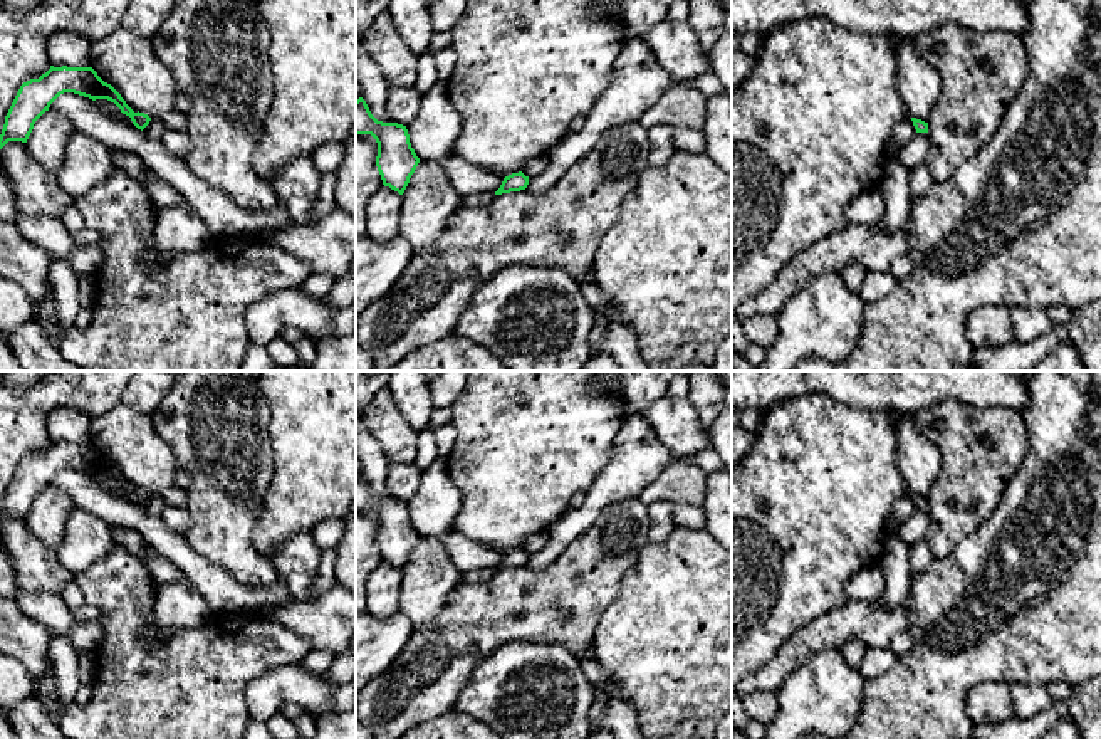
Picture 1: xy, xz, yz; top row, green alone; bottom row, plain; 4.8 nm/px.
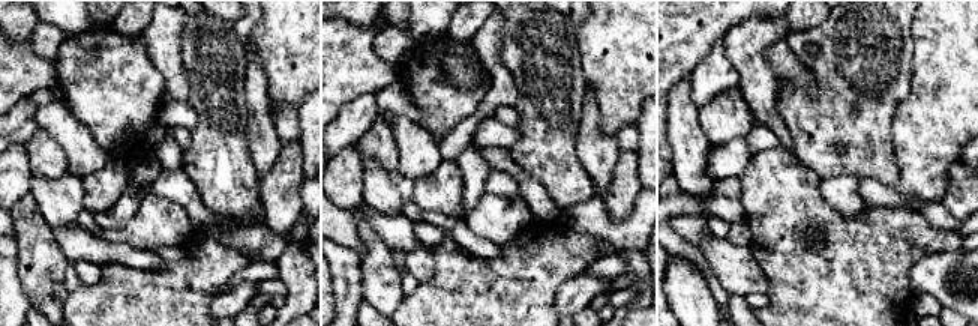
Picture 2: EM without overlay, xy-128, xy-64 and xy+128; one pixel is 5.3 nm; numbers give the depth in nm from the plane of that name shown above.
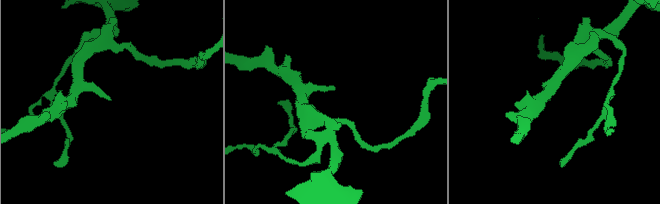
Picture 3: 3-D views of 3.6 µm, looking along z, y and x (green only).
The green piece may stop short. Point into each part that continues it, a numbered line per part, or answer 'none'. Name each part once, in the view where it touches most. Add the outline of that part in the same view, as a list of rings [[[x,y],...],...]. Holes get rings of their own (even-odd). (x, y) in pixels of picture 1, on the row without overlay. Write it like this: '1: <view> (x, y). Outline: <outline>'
none

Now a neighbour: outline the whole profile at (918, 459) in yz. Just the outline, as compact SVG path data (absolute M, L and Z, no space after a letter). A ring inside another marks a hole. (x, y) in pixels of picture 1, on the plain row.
M903 415L898 423L898 467L908 490L928 499L942 469L942 453L937 443L918 430L913 415Z

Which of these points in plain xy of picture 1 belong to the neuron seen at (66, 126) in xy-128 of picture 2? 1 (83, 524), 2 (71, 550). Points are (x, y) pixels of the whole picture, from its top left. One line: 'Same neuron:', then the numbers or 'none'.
Same neuron: 1, 2

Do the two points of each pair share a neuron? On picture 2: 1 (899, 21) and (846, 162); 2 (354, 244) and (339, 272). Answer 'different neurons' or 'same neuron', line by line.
1: same neuron
2: different neurons

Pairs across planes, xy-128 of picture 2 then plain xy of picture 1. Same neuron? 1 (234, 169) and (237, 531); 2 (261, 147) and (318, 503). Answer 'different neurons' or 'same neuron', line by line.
1: same neuron
2: different neurons

